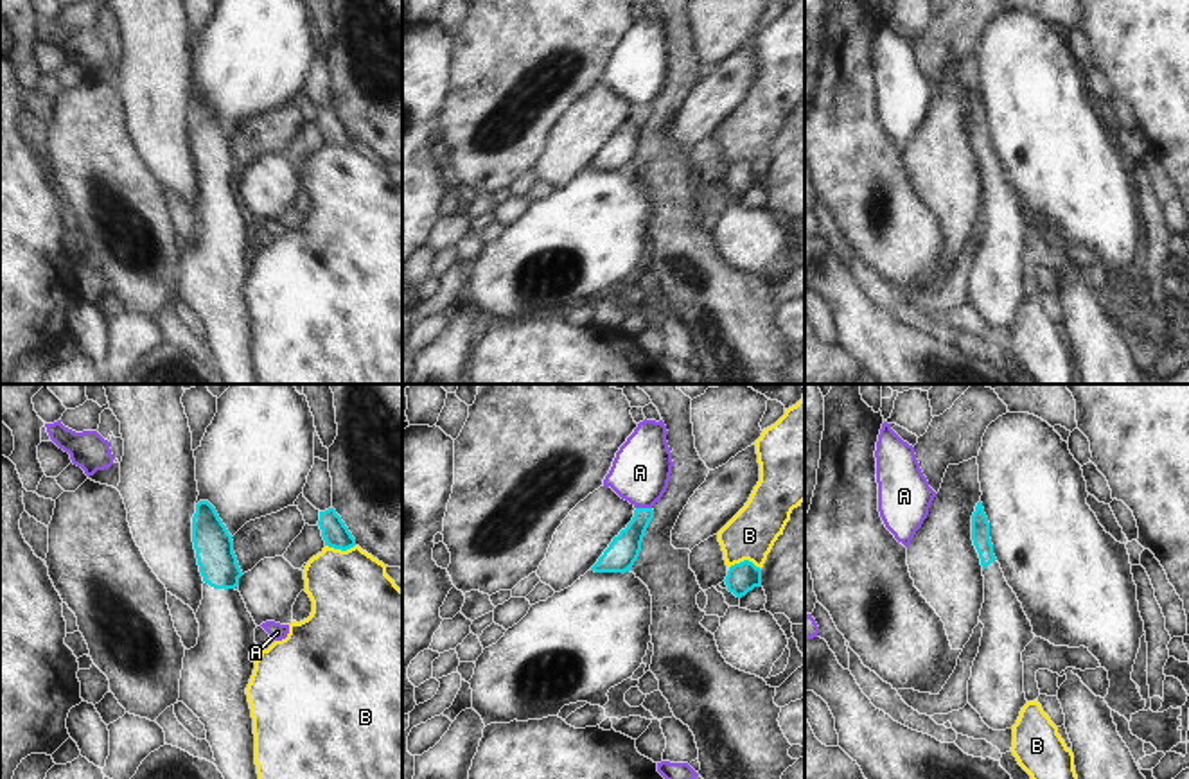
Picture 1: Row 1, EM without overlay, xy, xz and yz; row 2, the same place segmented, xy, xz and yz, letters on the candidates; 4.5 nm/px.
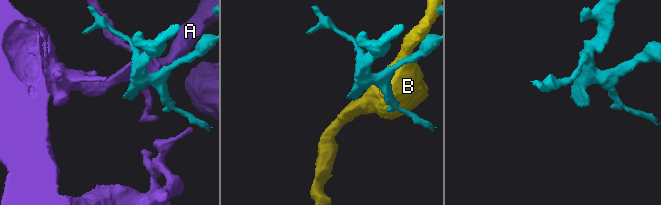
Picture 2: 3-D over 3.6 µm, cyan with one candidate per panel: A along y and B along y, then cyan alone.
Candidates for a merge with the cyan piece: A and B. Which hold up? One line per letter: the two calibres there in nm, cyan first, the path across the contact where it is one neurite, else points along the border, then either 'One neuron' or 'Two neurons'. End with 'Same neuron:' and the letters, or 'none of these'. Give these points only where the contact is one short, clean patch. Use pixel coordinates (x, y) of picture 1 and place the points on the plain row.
A: Thickness 140 nm (cyan) against 260 nm. Boundary: xz (636, 105), (651, 106). Two neurons
B: Thickness 140 nm (cyan) against 220 nm. Two neurons
Same neuron: none of these.

